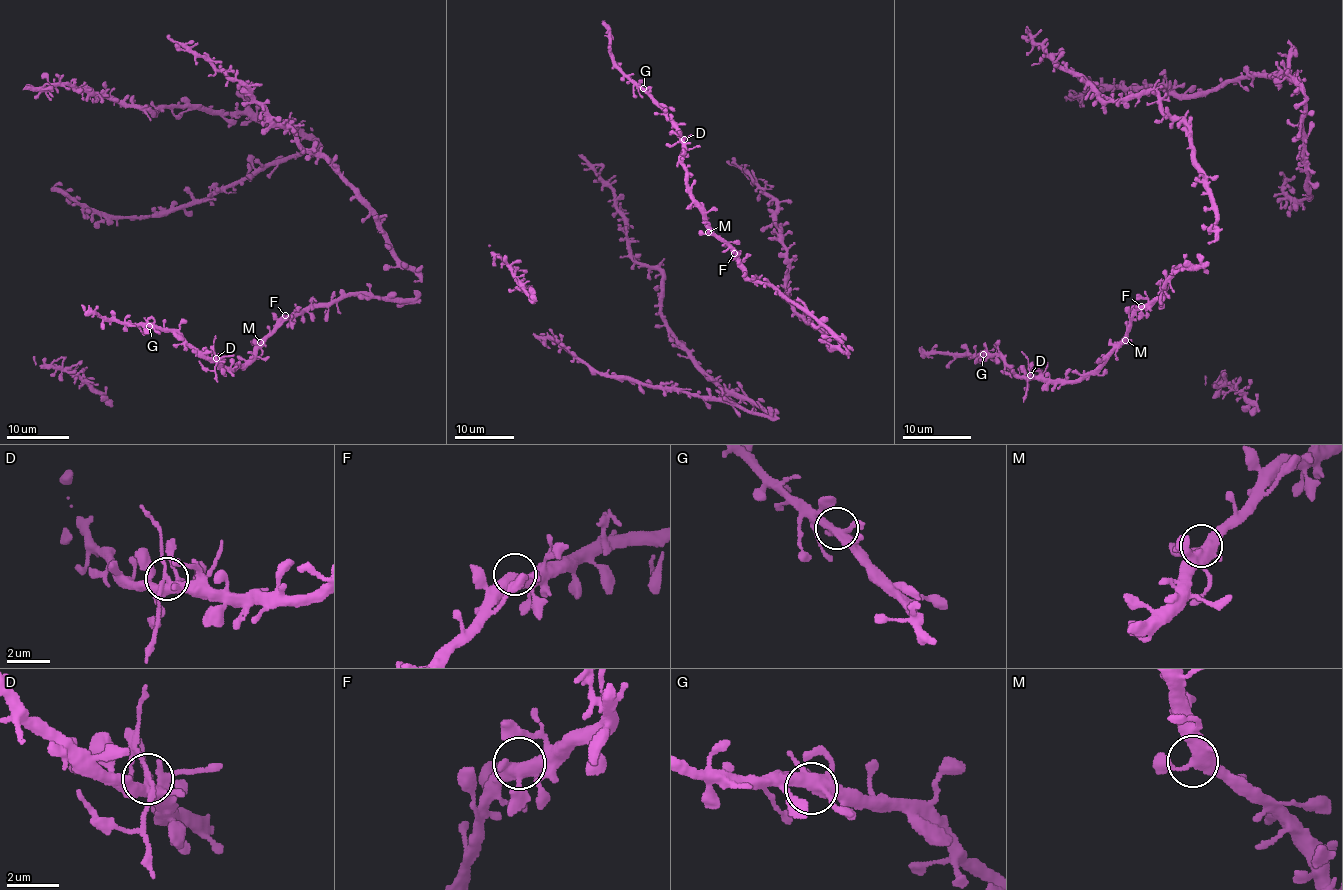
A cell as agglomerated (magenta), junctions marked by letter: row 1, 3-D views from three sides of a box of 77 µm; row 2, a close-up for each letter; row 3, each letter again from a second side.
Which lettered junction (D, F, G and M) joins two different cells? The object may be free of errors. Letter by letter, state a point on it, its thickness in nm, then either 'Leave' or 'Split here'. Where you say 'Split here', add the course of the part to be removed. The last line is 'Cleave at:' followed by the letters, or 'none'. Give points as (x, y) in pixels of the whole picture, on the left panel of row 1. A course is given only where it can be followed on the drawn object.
D: Place: (216, 358). Thickness 380 nm. Split here. Course of the part to remove: (215, 358), (213, 370), (205, 368), (199, 360)
F: Place: (285, 315). Thickness 400 nm. Leave
G: Place: (149, 326). Thickness 400 nm. Leave
M: Place: (260, 342). Thickness 400 nm. Leave
Cleave at: D

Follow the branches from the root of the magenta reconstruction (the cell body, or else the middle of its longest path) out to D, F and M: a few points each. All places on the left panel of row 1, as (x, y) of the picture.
D: (350, 187), (386, 247), (420, 278), (418, 294), (342, 294), (289, 317), (233, 370), (215, 358)
F: (350, 187), (375, 218), (386, 247), (420, 278), (418, 294), (408, 299), (342, 294), (285, 315)
M: (350, 187), (375, 218), (386, 247), (420, 278), (418, 294), (408, 299), (342, 294), (289, 317), (260, 342)

